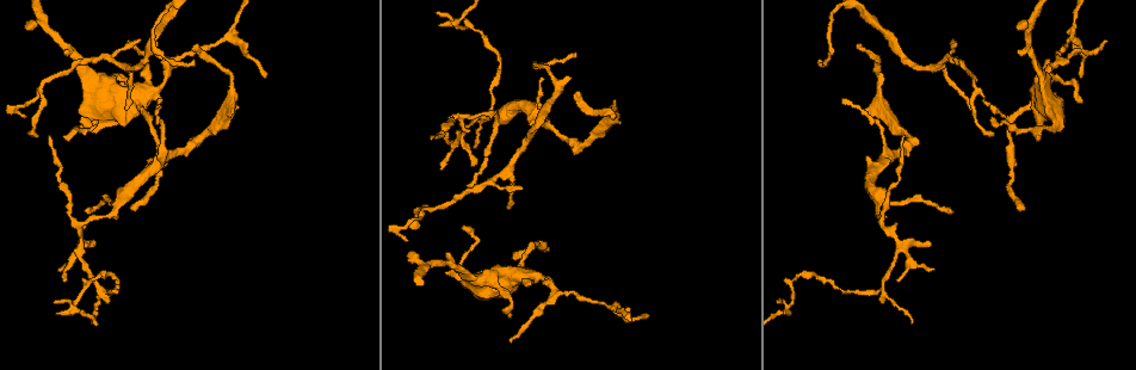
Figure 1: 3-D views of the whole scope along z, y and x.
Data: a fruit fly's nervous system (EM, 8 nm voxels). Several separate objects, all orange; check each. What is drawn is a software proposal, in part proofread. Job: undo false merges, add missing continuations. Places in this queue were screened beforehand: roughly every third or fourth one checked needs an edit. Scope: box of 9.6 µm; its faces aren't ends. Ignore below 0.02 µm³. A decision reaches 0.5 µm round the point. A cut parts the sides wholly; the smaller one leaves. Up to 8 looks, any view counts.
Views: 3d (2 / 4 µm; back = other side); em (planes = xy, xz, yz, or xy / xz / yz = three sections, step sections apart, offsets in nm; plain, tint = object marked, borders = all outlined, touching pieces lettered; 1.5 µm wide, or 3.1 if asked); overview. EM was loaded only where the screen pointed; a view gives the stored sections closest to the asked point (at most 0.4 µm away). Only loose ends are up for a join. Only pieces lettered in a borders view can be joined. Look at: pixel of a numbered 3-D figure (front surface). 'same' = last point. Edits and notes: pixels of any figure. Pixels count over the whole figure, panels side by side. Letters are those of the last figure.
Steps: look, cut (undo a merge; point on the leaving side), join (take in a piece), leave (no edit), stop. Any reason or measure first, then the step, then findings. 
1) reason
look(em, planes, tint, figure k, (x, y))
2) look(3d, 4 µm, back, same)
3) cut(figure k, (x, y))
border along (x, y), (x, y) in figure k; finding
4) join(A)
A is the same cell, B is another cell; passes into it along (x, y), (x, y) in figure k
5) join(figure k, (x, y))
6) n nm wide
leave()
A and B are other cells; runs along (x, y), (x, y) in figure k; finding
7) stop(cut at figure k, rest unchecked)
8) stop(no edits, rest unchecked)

thin end
look(3d, 4 µm, figure 1, (578, 92))

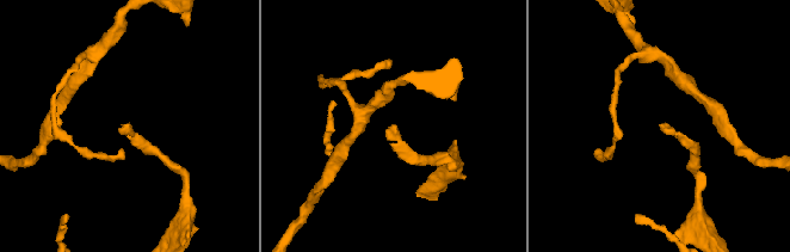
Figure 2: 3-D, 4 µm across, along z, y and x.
look(em, planes, borders, figure 2, (391, 127))

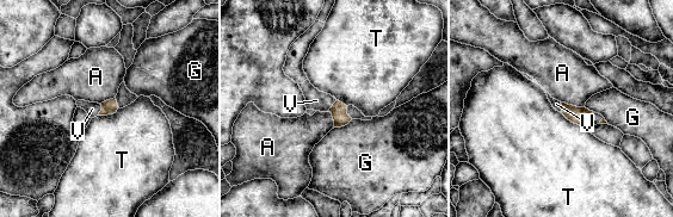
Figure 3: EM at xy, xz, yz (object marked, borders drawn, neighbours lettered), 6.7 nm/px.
100 nm wide
join(V)
V is the same cell, A, G and T are other cells; passes into it along (110, 106), (102, 110), (92, 109) in figure 3; it goes on there

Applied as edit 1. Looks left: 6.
redraw
look(overview)

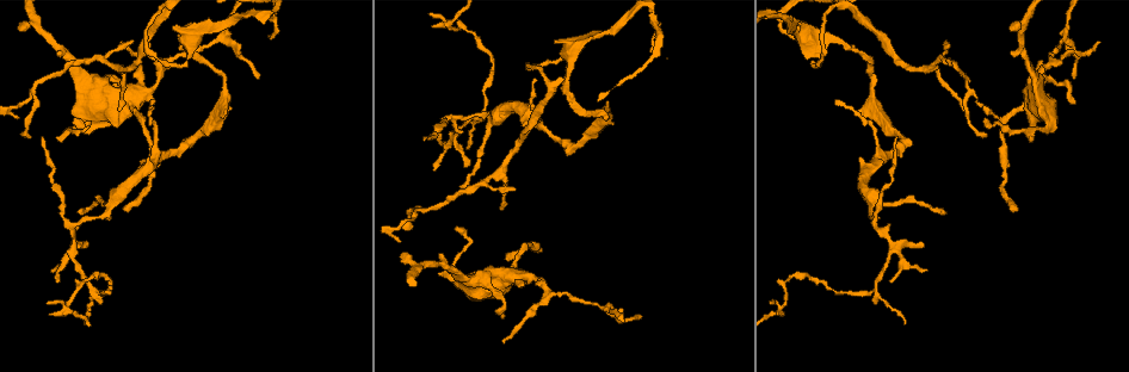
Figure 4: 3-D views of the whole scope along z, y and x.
calibre changes
look(em, planes, tint, figure 4, (904, 138))

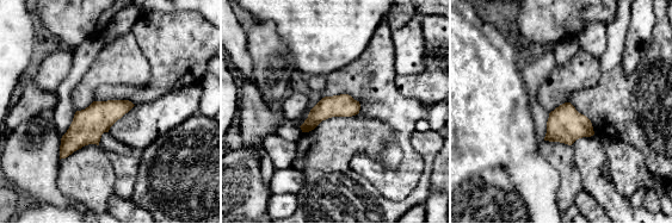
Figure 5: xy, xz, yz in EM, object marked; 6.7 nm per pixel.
what lies round it
look(em, planes, borders, same)

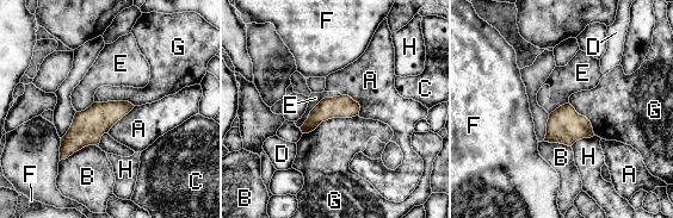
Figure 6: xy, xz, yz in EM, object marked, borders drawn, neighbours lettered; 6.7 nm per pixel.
leave()
A, B, C, D, E, F, G and H are other cells; runs along (129, 106), (102, 116), (62, 156) in figure 6; continuous, no second neuron

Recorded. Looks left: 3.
tapers out
look(em, planes, borders, figure 4, (465, 165))

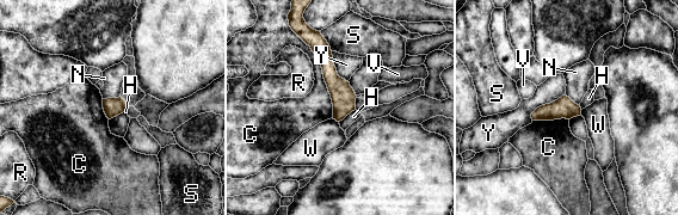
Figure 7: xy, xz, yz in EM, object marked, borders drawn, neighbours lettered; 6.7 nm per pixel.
C touches over 600 nm
leave()
C, H, N, R, S, V, W and Y are other cells; none of them fits

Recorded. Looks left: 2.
stop(join at figure 3, rest unchecked)

